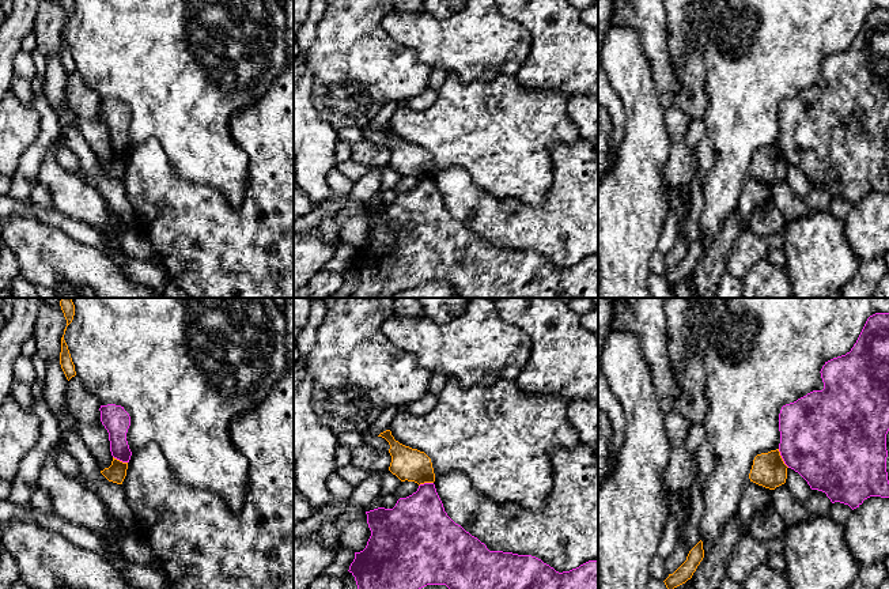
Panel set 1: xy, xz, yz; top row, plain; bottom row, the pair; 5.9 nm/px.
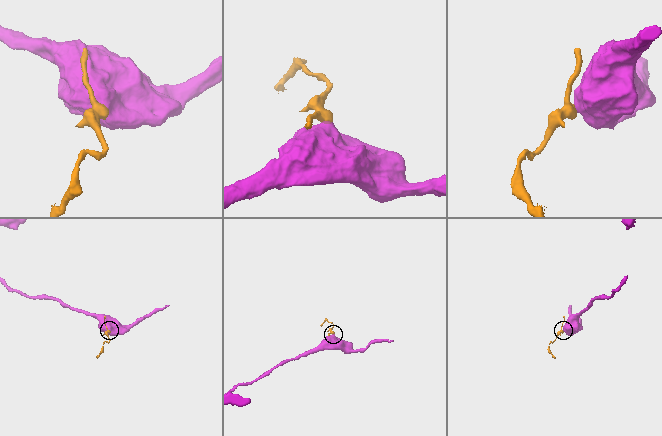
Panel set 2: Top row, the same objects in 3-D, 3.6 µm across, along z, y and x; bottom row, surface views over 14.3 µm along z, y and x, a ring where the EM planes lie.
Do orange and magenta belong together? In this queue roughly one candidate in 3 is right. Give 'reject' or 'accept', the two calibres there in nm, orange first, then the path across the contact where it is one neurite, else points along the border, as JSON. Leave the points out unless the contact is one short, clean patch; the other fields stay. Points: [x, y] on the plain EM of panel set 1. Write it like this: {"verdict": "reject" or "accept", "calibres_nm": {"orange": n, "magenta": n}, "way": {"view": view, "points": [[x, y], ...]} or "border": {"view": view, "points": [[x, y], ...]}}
{"verdict": "reject", "calibres_nm": {"orange": 200, "magenta": 460}, "border": {"view": "yz", "points": [[778, 144], [782, 155], [789, 162]]}}

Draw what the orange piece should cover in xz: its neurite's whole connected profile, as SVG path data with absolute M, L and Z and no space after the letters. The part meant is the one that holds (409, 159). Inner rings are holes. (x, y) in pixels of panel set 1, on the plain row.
M390 125L381 128L378 132L389 137L391 151L389 166L401 177L415 177L419 181L435 177L431 154L424 147L400 139Z

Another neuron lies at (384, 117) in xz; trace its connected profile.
M397 101L386 103L366 128L370 131L379 131L383 127L390 125L391 117L400 105L401 102Z

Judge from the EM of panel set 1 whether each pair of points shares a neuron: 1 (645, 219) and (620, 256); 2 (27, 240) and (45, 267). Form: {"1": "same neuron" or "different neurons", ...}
{"1": "same neuron", "2": "same neuron"}

